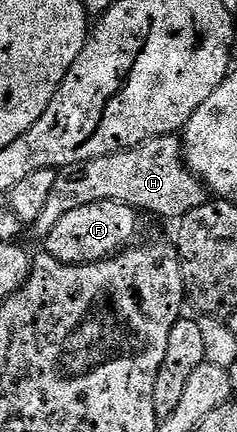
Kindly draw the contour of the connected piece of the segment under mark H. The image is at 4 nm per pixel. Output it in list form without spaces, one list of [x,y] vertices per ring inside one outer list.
[[[174,134],[149,138],[140,145],[114,154],[80,162],[76,166],[64,166],[53,179],[50,194],[43,211],[32,223],[32,230],[39,236],[50,234],[53,225],[70,216],[81,205],[96,204],[97,201],[119,202],[133,206],[139,212],[147,210],[162,218],[181,220],[208,200],[208,191],[186,167],[182,157],[181,141]]]

